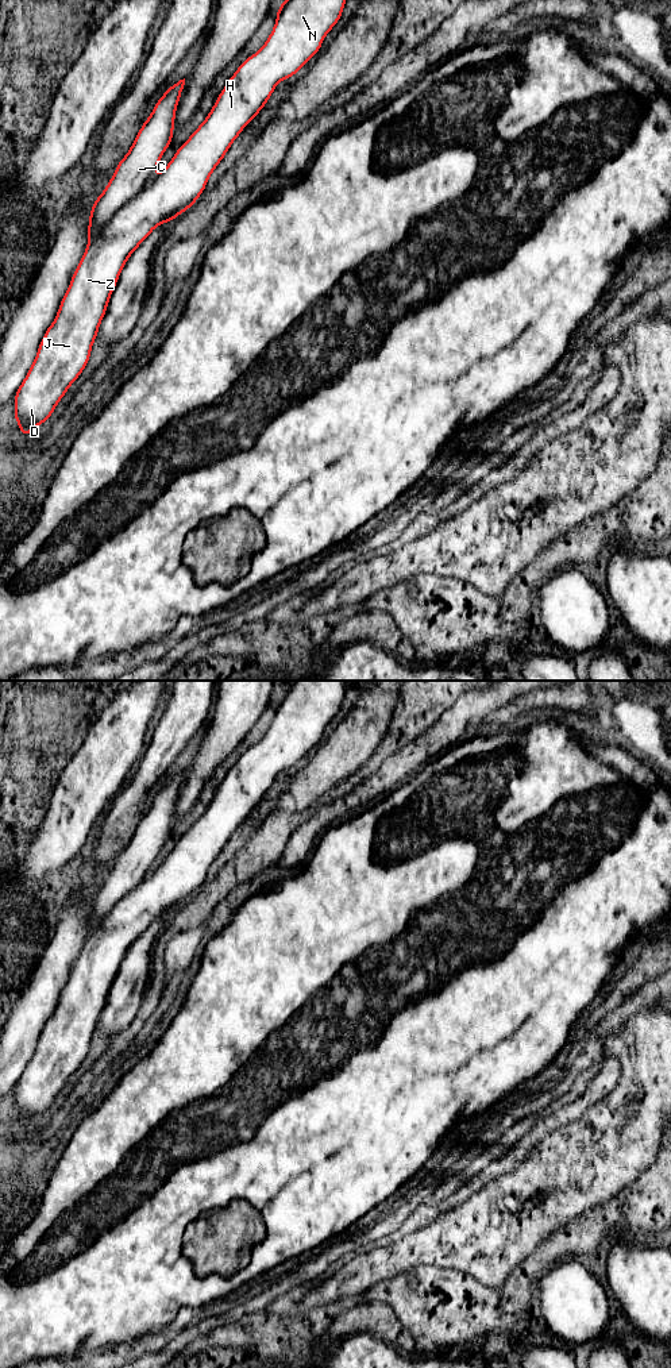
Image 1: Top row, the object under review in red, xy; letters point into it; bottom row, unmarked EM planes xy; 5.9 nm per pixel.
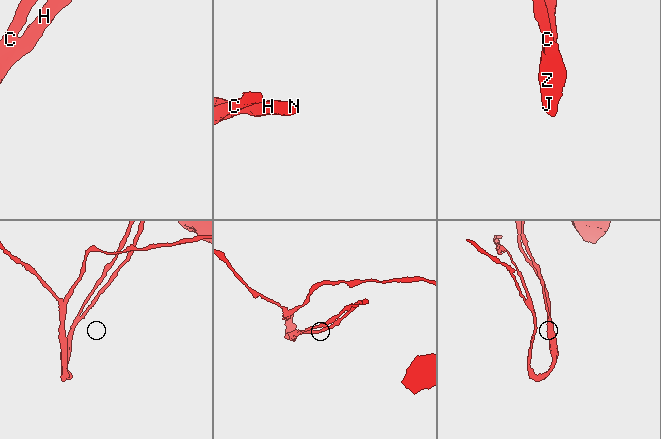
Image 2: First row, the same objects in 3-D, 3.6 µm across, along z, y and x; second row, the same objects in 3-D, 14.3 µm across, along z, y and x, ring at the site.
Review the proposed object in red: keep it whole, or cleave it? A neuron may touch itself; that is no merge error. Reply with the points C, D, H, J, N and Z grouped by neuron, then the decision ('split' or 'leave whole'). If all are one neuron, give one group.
groups C / D H J N Z; split

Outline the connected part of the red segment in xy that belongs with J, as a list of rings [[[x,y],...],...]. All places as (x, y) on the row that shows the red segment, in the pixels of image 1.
[[[285,0],[277,11],[274,28],[262,49],[248,57],[228,80],[219,95],[213,108],[200,127],[177,150],[170,163],[130,201],[127,201],[109,220],[108,226],[86,247],[72,282],[63,296],[53,324],[46,330],[41,340],[35,361],[30,367],[23,384],[15,394],[14,416],[24,436],[28,436],[34,427],[43,424],[54,412],[57,404],[65,396],[70,385],[85,369],[100,323],[105,315],[109,297],[116,286],[124,263],[138,246],[149,238],[150,232],[162,223],[173,221],[184,211],[190,208],[204,192],[209,176],[224,158],[232,142],[242,130],[259,113],[270,99],[277,84],[294,76],[320,50],[325,35],[342,16],[346,0]]]

